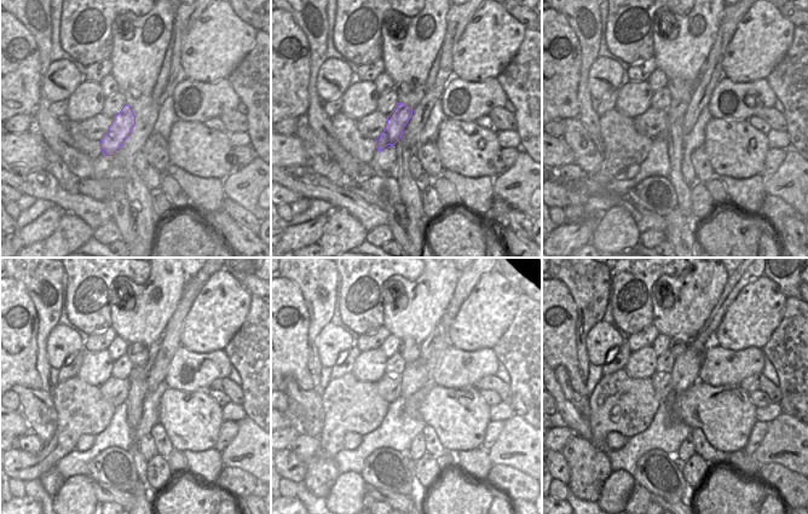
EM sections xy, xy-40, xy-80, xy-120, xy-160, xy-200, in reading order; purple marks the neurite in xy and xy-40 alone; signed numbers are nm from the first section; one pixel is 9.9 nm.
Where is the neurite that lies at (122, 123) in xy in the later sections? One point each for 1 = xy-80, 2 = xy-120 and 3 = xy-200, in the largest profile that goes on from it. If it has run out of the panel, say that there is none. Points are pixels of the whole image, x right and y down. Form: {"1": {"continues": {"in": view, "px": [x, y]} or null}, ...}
{"1": {"continues": {"in": "xy-80", "px": [676, 109]}}, "2": {"continues": {"in": "xy-120", "px": [142, 371]}}, "3": {"continues": {"in": "xy-200", "px": [736, 282]}}}

